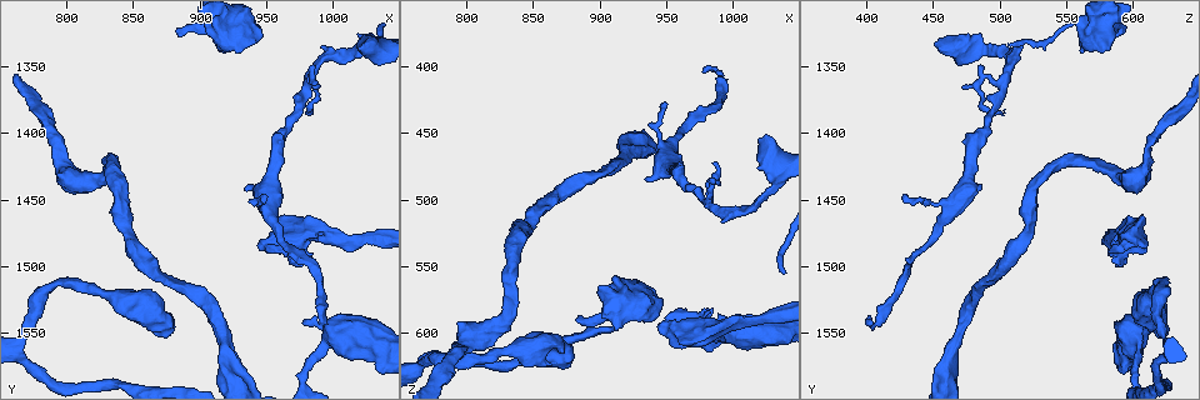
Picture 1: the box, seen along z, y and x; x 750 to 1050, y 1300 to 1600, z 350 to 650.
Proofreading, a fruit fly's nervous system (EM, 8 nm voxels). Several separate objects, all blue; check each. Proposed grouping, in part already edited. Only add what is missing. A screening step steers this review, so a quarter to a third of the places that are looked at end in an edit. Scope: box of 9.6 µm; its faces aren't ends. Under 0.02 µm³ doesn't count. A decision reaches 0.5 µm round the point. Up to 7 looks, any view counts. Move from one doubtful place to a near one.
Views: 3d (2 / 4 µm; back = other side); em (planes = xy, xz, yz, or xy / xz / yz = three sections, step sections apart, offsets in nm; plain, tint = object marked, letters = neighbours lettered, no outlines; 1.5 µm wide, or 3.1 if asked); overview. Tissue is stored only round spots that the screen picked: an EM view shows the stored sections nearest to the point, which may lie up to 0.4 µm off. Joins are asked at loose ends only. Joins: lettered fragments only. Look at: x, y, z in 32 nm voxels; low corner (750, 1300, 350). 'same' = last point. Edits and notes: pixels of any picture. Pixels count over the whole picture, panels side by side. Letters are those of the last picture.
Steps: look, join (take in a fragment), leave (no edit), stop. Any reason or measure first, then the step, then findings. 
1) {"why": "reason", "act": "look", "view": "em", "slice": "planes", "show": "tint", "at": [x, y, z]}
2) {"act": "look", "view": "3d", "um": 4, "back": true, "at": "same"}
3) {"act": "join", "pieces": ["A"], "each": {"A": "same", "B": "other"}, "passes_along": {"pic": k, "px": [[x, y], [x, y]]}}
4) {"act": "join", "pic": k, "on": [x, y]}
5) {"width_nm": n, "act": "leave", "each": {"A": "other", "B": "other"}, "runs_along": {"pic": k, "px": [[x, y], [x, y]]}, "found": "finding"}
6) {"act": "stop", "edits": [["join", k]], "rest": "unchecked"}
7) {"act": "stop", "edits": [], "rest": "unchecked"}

{"why": "branch stops here", "act": "look", "view": "em", "slice": "xy", "step": 4, "show": "tint", "at": [974, 1502, 586]}

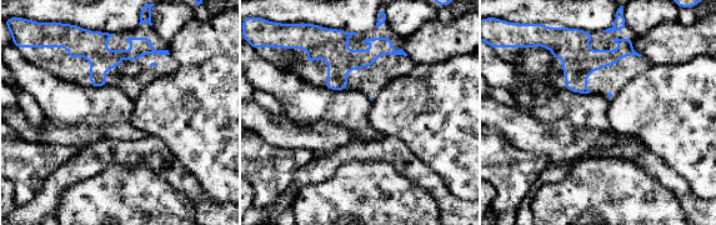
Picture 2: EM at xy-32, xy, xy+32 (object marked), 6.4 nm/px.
{"why": "cut it another way", "act": "look", "view": "em", "slice": "planes", "show": "letters", "at": "same"}

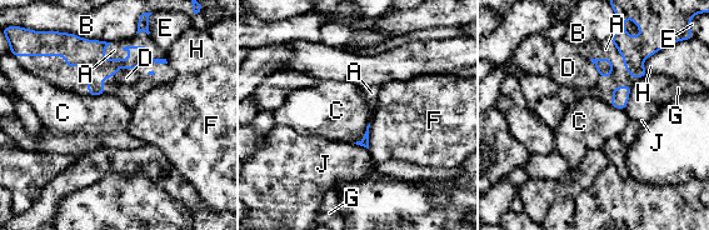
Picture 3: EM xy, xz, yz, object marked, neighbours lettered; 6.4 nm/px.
{"longest_contact_nm": ["A", 400], "act": "join", "pieces": ["A"], "each": {"A": "same", "B": "other", "C": "other", "D": "other", "E": "other", "F": "other", "G": "other", "H": "other", "J": "other"}, "passes_along": {"pic": 3, "px": [[91, 51], [129, 46], [114, 50]]}, "found": "it goes on there"}

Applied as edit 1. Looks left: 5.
{"why": "redraw", "act": "look", "view": "overview"}

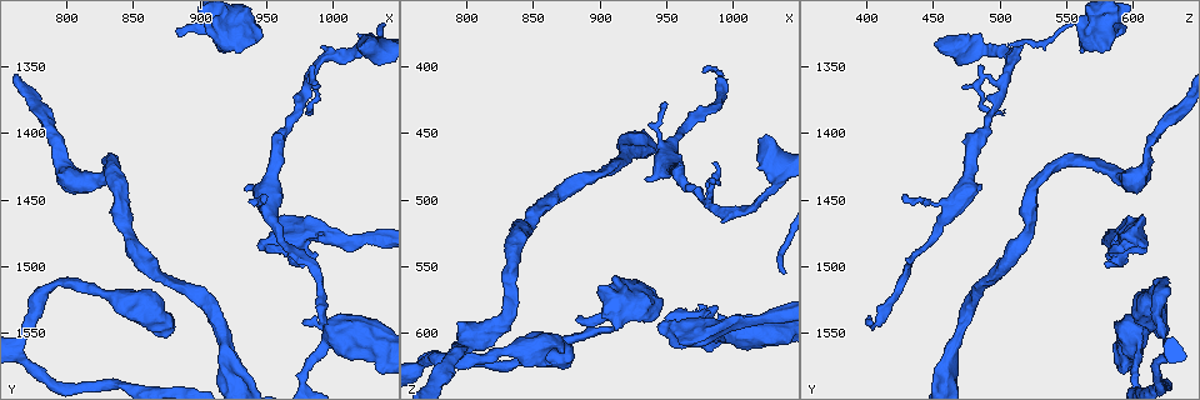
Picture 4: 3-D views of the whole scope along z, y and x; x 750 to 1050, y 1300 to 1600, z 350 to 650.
{"why": "thick end", "act": "look", "view": "em", "slice": "xy", "step": 8, "show": "letters", "at": [874, 1526, 614]}

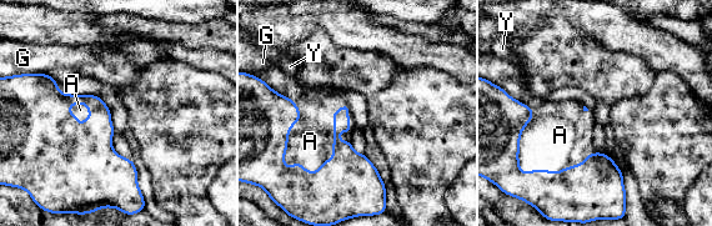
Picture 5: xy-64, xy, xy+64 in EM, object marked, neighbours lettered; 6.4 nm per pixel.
{"why": "cut it another way", "act": "look", "view": "em", "slice": "planes", "show": "letters", "at": "same"}

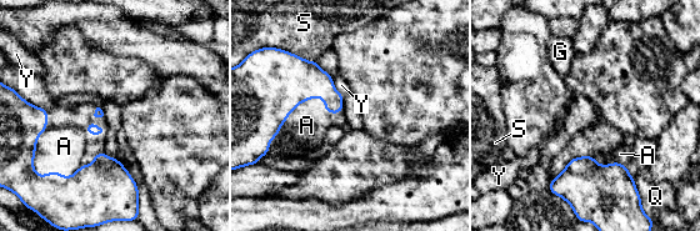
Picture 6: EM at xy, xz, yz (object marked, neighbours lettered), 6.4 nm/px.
{"act": "join", "pieces": ["A"], "each": {"A": "same", "G": "other", "Q": "other", "S": "other", "Y": "other"}, "passes_along": {"pic": 6, "px": [[275, 83], [310, 99], [306, 125]]}, "found": "it goes on there"}

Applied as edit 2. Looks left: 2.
{"act": "stop", "edits": [["join", 3], ["join", 6]], "rest": "unchecked"}

